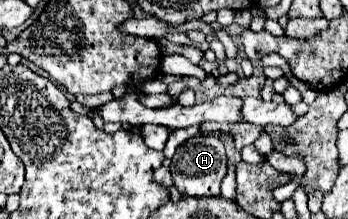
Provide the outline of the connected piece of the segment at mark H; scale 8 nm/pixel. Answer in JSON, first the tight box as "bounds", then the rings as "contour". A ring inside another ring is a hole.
{"bounds":[172,135,226,197],"contour":[[[194,135],[188,141],[184,141],[174,157],[172,157],[172,181],[174,187],[182,193],[182,195],[190,195],[190,197],[214,197],[220,195],[220,183],[226,175],[226,149],[222,145],[222,141],[214,135]]]}

